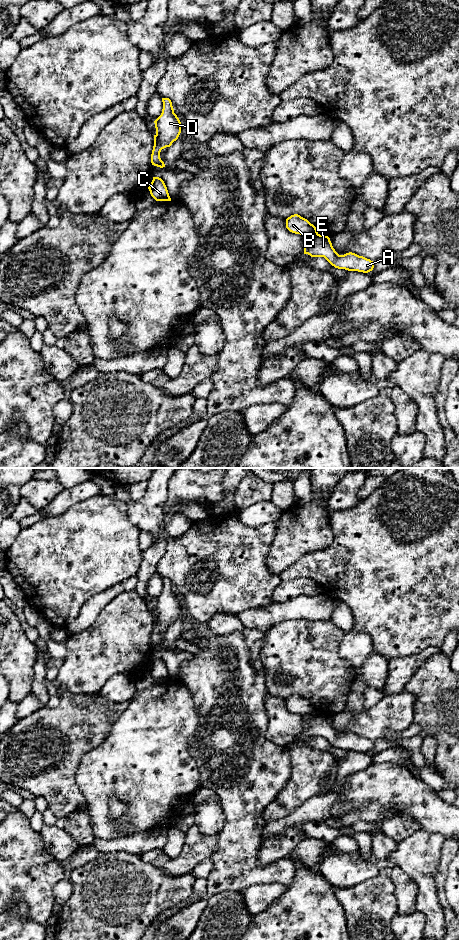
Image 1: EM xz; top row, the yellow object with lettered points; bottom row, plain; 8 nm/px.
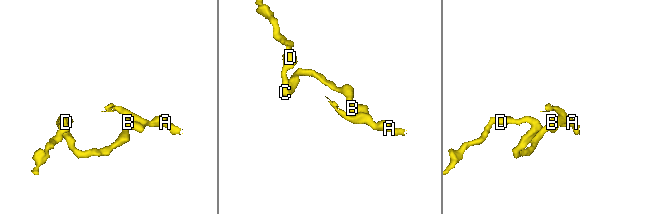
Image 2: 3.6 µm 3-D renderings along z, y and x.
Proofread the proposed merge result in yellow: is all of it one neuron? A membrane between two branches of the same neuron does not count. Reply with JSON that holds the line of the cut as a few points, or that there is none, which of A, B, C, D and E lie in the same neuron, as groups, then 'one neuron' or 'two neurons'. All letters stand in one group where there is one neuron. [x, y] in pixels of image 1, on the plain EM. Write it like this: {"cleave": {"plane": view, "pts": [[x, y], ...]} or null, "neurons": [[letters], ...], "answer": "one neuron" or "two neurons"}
{"cleave": {"plane": "xz", "pts": [[317, 713], [306, 717]]}, "neurons": [["A", "E"], ["B", "C", "D"]], "answer": "two neurons"}

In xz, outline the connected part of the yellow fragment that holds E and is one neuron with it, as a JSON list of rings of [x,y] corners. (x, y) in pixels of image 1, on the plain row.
[[[320,714],[306,717],[304,734],[311,737],[324,737],[332,746],[348,751],[368,753],[373,750],[373,741],[355,733],[339,735],[332,726],[330,718]]]

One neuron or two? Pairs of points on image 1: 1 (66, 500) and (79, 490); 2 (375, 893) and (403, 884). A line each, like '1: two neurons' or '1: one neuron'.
1: one neuron
2: two neurons

